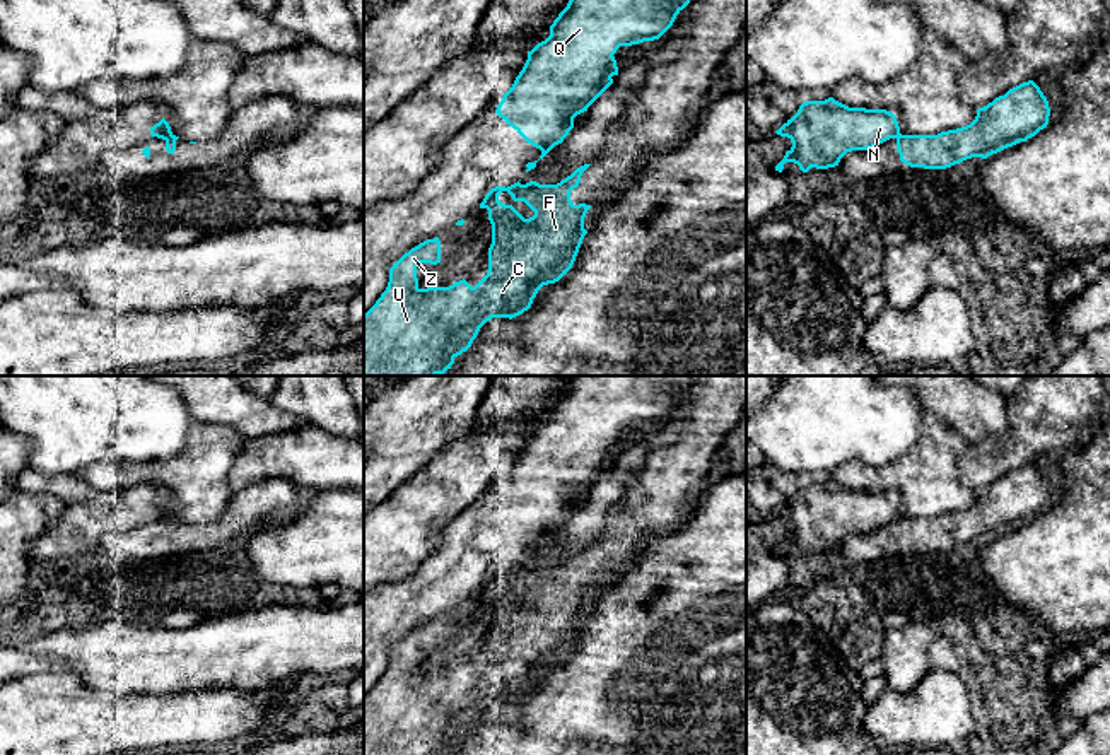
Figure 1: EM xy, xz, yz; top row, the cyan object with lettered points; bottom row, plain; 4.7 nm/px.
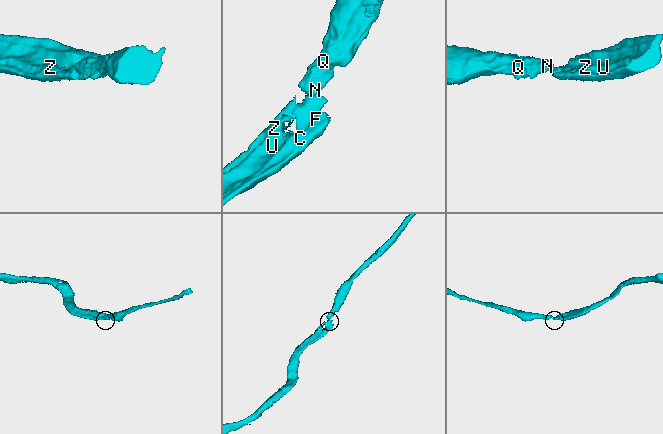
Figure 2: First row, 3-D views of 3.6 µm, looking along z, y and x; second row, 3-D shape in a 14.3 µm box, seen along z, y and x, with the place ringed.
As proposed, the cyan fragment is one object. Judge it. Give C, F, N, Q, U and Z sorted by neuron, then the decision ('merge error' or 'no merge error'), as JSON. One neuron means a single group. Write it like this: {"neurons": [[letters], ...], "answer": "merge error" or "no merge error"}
{"neurons": [["C", "F", "U", "Z"], ["N", "Q"]], "answer": "merge error"}

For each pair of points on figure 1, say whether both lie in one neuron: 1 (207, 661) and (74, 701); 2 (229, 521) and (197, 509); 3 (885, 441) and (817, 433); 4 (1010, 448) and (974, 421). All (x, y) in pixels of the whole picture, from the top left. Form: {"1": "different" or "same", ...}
{"1": "different", "2": "different", "3": "same", "4": "different"}

